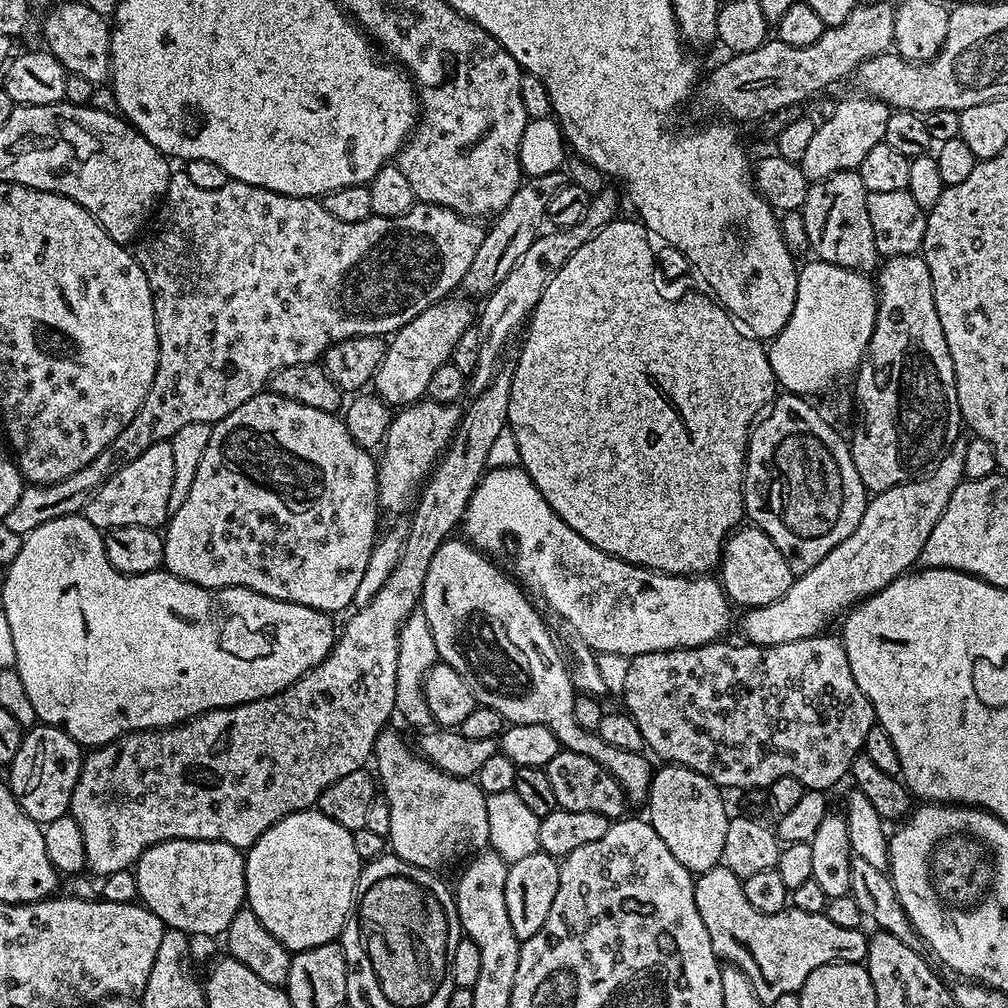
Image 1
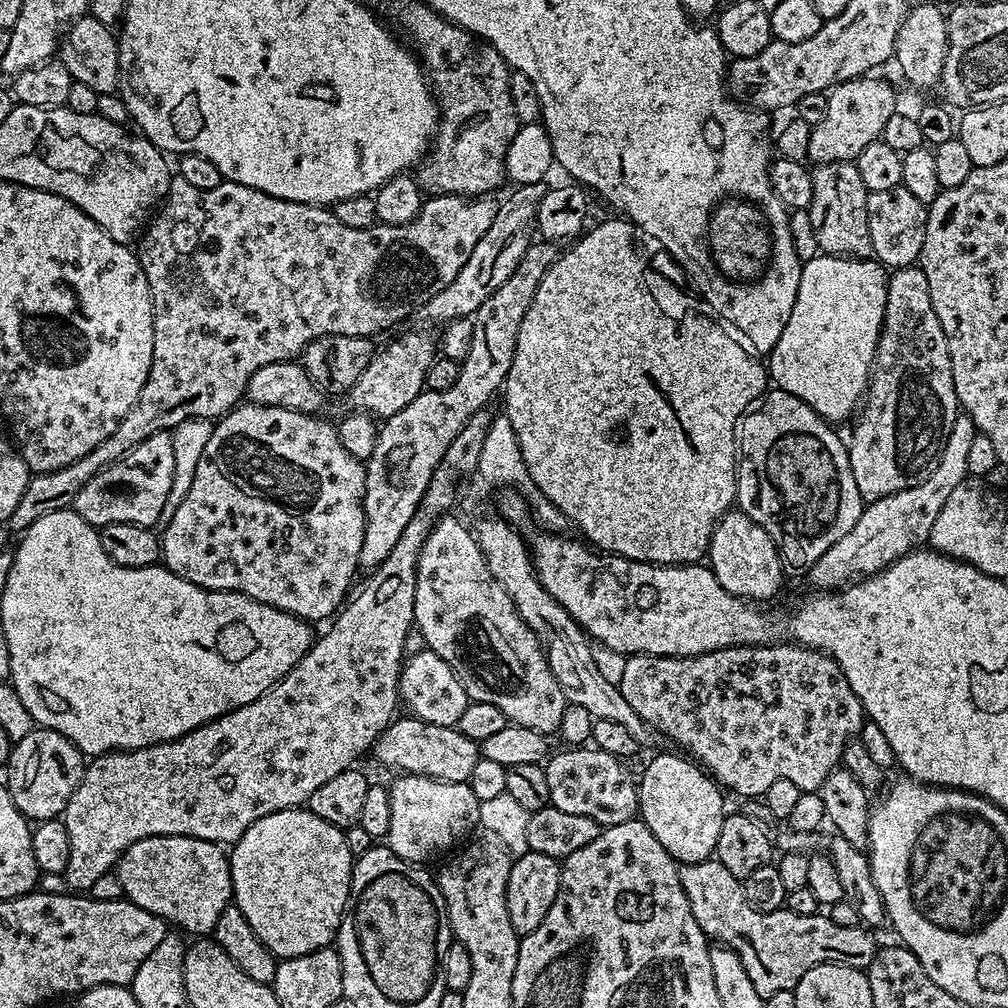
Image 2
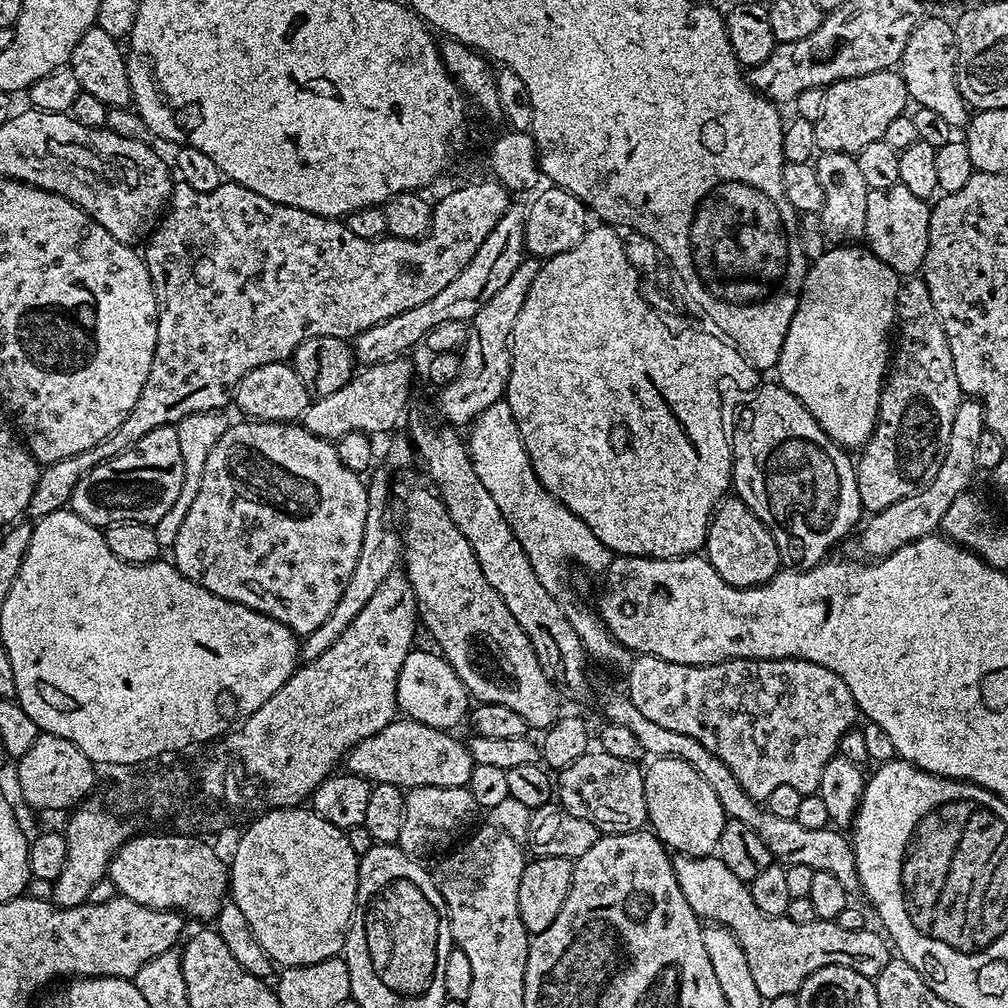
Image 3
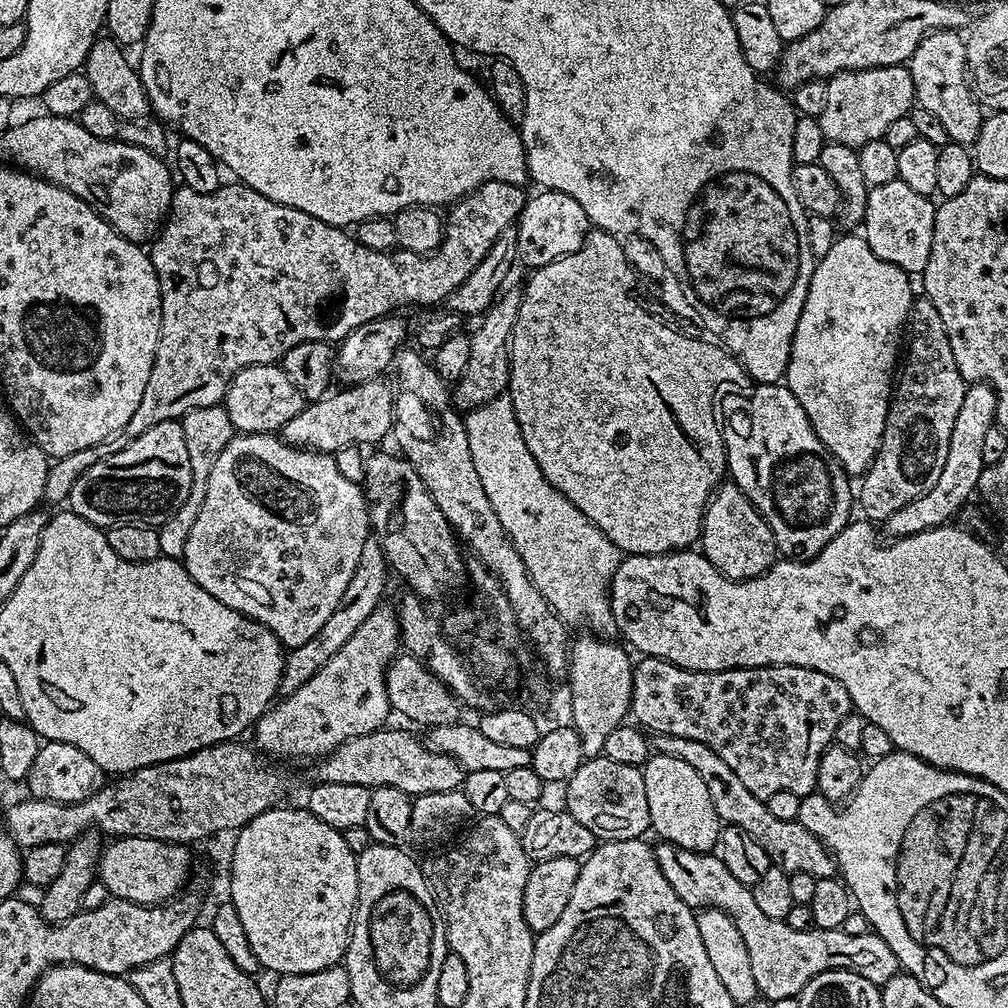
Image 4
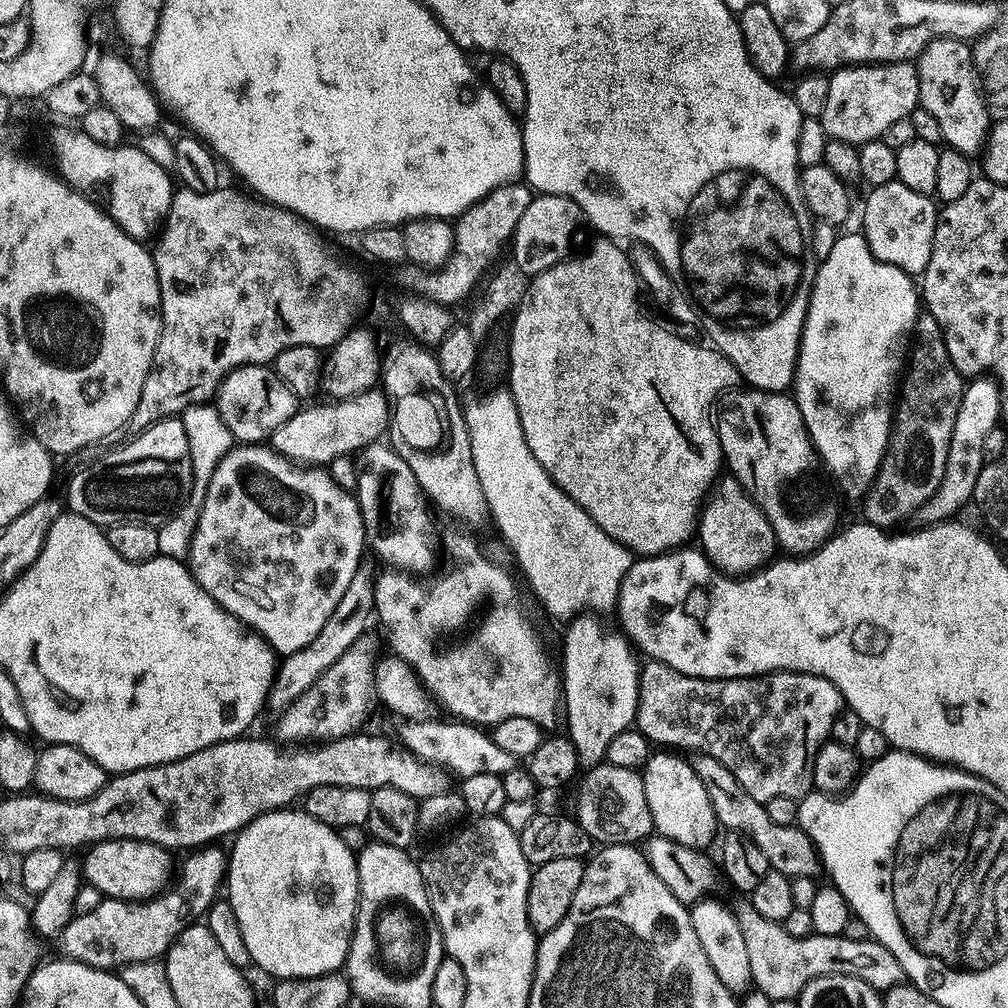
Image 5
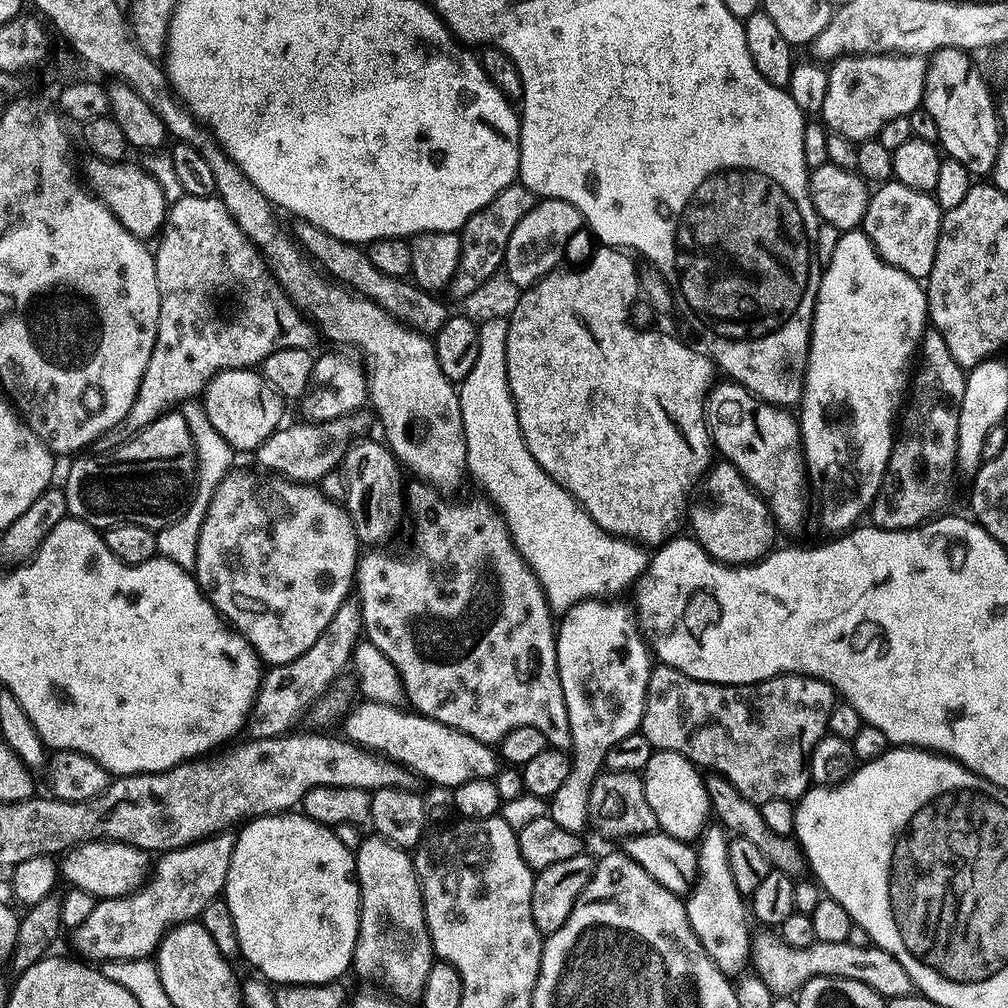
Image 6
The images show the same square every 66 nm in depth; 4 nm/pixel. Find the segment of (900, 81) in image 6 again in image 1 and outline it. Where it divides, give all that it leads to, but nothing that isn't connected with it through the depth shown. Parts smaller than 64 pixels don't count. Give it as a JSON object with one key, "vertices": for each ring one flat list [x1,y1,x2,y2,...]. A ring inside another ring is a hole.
{"vertices":[[859,98,840,100,833,116,816,130,814,138,806,146,806,154,798,161,809,182,824,180,835,172,850,172,859,169,862,158,874,146,884,143,886,122,890,111,881,100]]}

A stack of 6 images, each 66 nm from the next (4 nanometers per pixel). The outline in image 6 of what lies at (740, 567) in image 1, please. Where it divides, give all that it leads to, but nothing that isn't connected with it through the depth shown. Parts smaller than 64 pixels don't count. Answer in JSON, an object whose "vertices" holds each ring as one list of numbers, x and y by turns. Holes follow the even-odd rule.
{"vertices":[[713,463,698,487,687,505,686,520,692,523,691,535,696,543,701,544,713,560,729,566,755,564,773,551,778,528,772,513,764,497,733,464]]}

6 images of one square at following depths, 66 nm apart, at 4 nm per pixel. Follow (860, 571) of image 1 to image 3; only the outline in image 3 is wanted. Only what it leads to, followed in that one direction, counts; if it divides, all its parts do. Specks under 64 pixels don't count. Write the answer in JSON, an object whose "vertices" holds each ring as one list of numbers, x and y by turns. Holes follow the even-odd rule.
{"vertices":[[975,398,961,399,958,410,954,414,954,426,950,430,948,453,942,462,942,470,934,474,934,482,926,486,918,494,910,498,902,498,902,502,894,502,894,506,886,506,886,510,875,513,868,525,863,525,864,533,860,540,869,552,869,557,883,558,902,550,915,540,933,535,940,528,946,510,950,510,950,502,958,498,958,494,969,491,973,487,972,479,978,476,974,458,978,447,978,438,985,432,984,408]]}

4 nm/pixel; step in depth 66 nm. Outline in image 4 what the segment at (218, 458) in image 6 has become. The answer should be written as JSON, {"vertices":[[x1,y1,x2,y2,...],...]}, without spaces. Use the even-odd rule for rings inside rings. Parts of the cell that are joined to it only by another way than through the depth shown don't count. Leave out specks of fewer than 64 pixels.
{"vertices":[[220,404,206,406,198,410,190,410,182,418,186,434,186,451,190,453,190,494,186,494,186,502,178,506,175,514,158,529,158,546,164,558,183,557,186,550,186,538,190,534,190,526,194,526,194,518,198,518,198,510,202,510,202,498,206,498,206,482,210,482,210,470,214,470,214,462,218,462,218,454,232,441,234,429,230,416]]}

